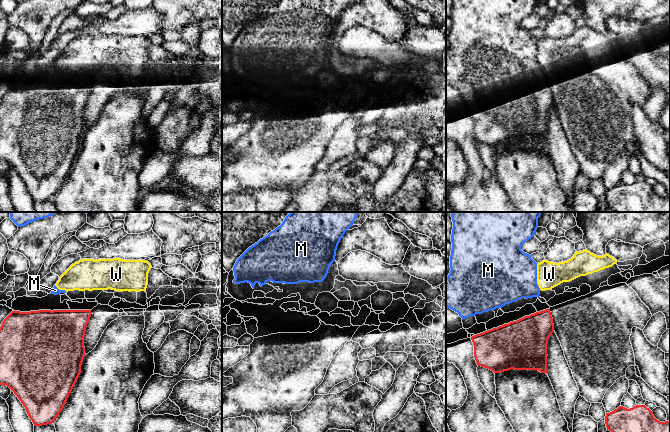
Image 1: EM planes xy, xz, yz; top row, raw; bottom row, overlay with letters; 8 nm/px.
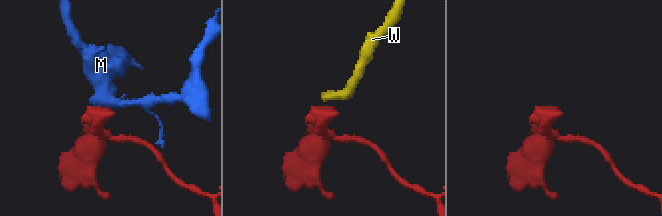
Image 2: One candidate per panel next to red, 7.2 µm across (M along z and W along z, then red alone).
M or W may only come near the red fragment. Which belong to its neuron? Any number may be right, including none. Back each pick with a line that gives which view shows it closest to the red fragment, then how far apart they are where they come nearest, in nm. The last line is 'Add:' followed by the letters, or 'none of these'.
M: nearest in yz; 120 nm apart
Add: M

